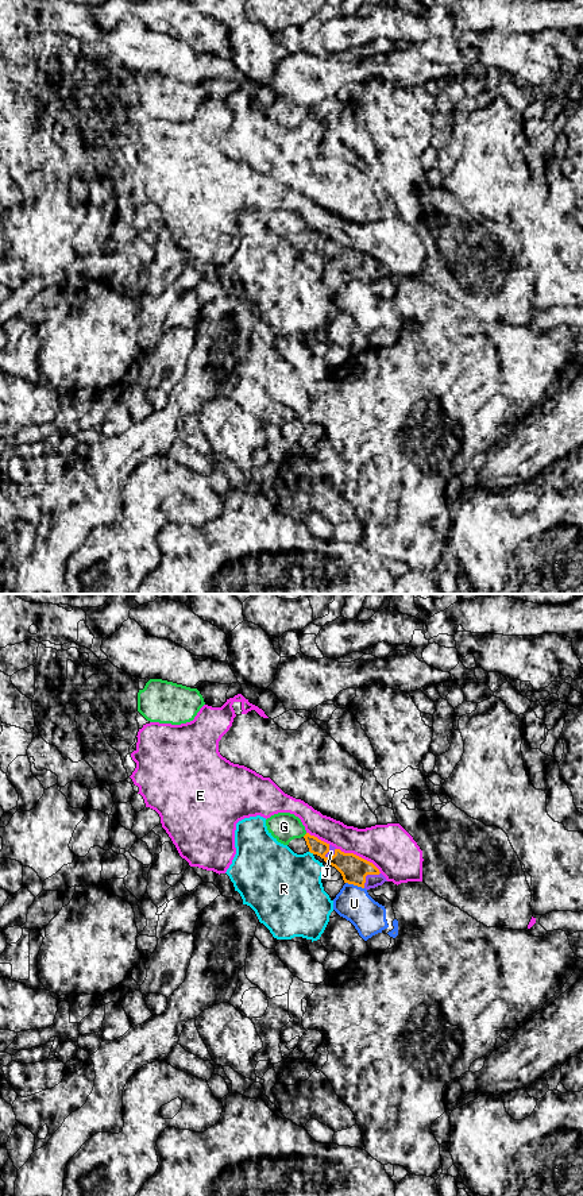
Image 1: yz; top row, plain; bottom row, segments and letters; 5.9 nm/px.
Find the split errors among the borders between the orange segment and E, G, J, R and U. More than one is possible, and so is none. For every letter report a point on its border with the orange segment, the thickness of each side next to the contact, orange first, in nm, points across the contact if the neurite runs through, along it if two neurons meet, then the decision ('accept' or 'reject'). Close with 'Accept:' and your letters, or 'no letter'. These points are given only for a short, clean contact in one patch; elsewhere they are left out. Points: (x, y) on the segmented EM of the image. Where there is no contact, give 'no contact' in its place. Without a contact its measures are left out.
E: yz (358, 856) | 160/280 nm | reject
G: yz (305, 834) | 90/170 nm | reject
J: yz (367, 874) | 160/80 nm | accept
R: yz (312, 852) | 150/400 nm | reject
U: yz (355, 884) | 160/200 nm | reject
Accept: J

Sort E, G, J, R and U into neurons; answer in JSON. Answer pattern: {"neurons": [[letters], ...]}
{"neurons": [["E"], ["G"], ["J"], ["R"], ["U"]]}

